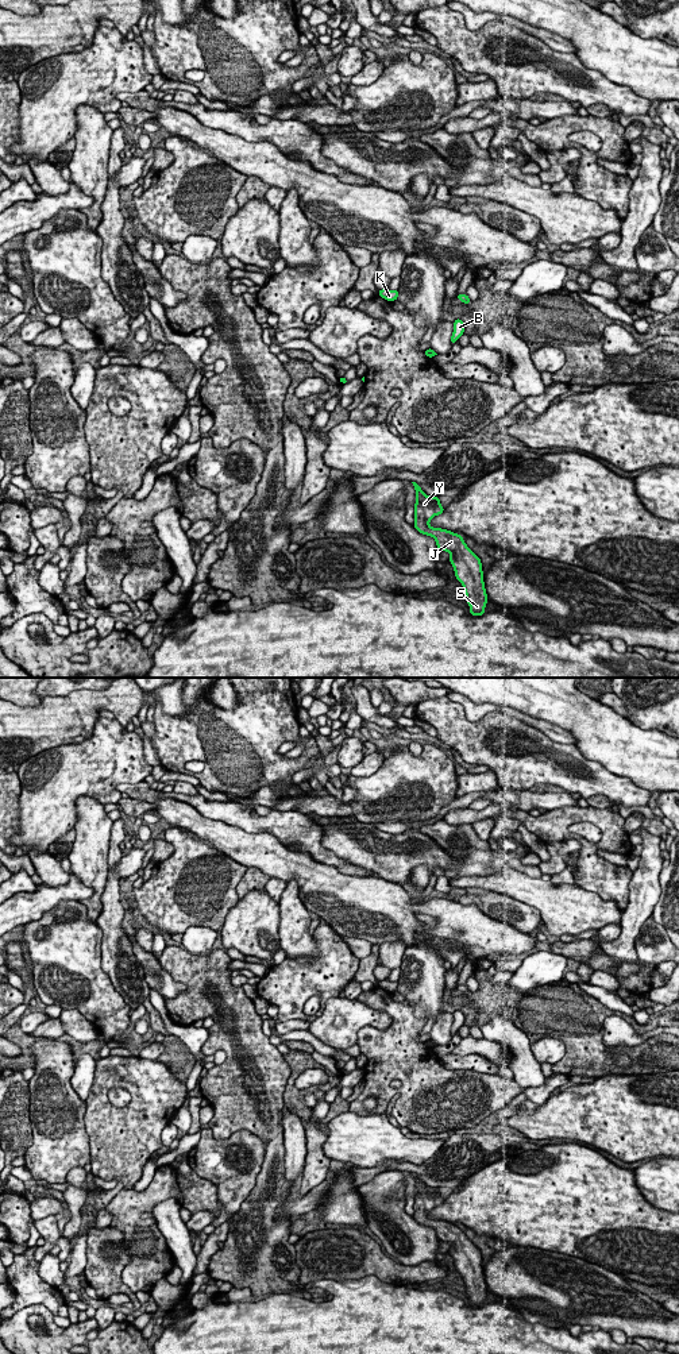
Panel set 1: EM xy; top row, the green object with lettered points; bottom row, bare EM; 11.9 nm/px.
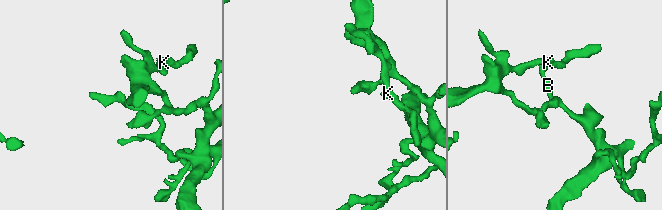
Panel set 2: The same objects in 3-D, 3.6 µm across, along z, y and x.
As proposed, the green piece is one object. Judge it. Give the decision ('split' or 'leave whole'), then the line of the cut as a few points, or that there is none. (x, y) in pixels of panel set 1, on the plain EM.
split; cut in xy along (428, 1040), (432, 1046)

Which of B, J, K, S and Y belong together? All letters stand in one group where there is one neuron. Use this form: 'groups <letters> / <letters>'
groups B J S Y / K

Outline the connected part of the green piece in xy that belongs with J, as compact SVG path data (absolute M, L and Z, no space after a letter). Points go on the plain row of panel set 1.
M412 1173L416 1181L414 1215L423 1226L435 1230L440 1242L448 1243L455 1269L462 1274L471 1307L485 1305L487 1285L483 1273L481 1250L467 1238L459 1224L441 1219L432 1219L429 1212L444 1203L439 1188L427 1187L421 1179Z

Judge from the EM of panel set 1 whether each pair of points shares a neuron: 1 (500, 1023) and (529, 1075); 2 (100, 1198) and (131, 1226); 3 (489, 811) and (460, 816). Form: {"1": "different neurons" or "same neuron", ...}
{"1": "same neuron", "2": "different neurons", "3": "same neuron"}

